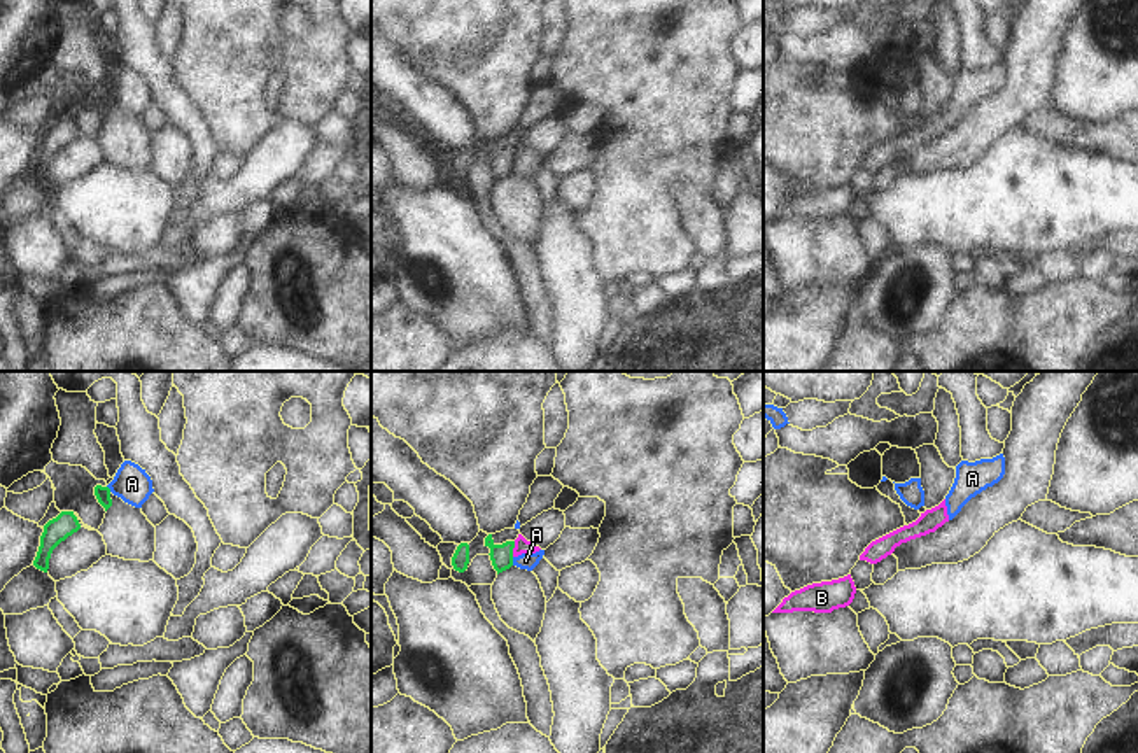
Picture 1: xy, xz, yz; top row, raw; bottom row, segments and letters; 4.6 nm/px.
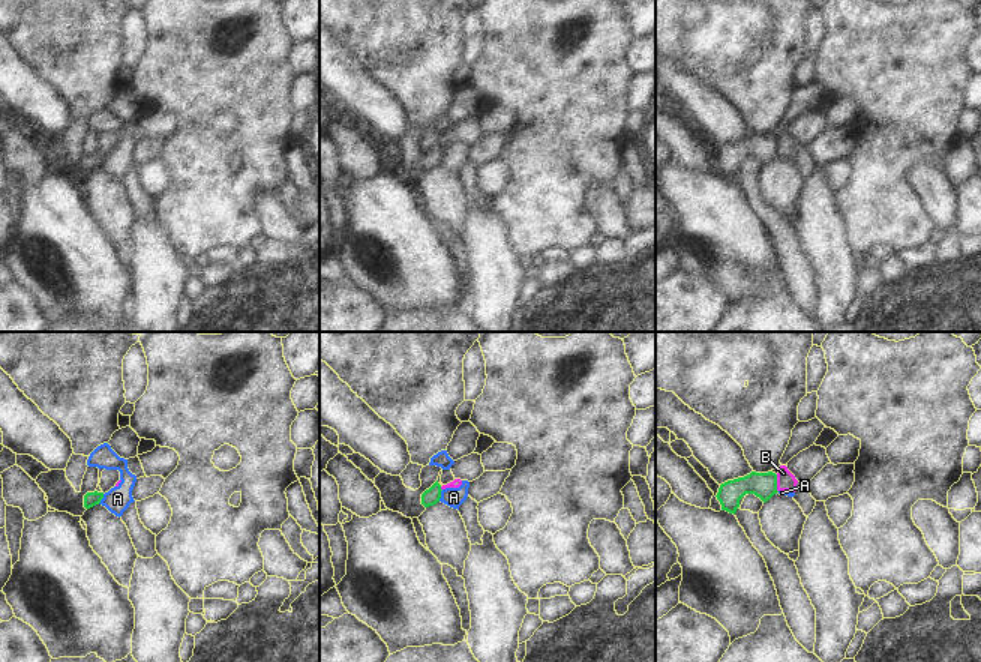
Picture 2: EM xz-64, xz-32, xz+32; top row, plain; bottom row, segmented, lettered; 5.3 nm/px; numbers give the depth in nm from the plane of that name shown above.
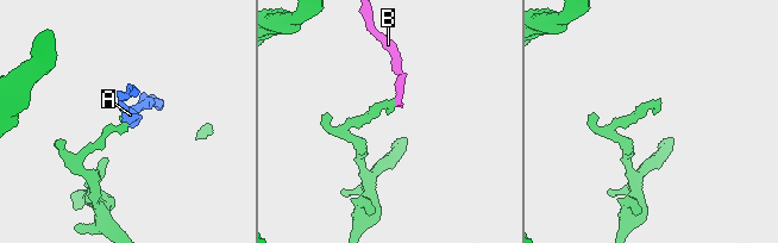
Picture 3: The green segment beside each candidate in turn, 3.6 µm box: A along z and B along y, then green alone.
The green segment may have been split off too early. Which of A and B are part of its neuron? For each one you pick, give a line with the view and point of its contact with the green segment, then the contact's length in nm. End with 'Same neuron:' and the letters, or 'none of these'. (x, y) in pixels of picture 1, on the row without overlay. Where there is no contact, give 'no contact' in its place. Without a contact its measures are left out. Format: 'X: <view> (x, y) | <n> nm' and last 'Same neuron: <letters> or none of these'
Same neuron: none of these

